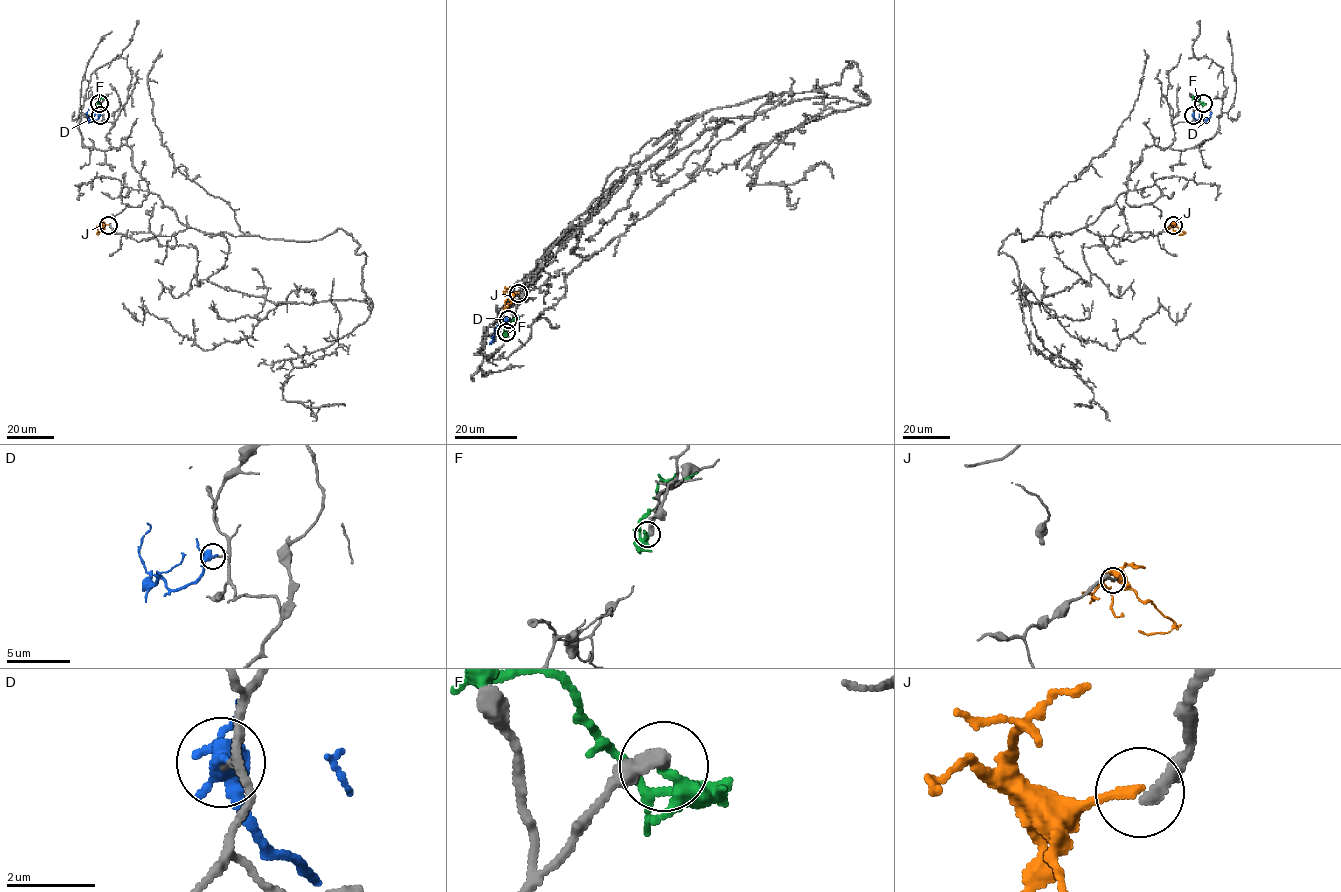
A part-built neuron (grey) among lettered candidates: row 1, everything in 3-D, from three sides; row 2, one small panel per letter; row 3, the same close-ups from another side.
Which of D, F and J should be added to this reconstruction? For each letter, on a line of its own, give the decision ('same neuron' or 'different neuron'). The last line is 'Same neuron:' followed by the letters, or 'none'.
D: different neuron
F: different neuron
J: different neuron
Same neuron: none

